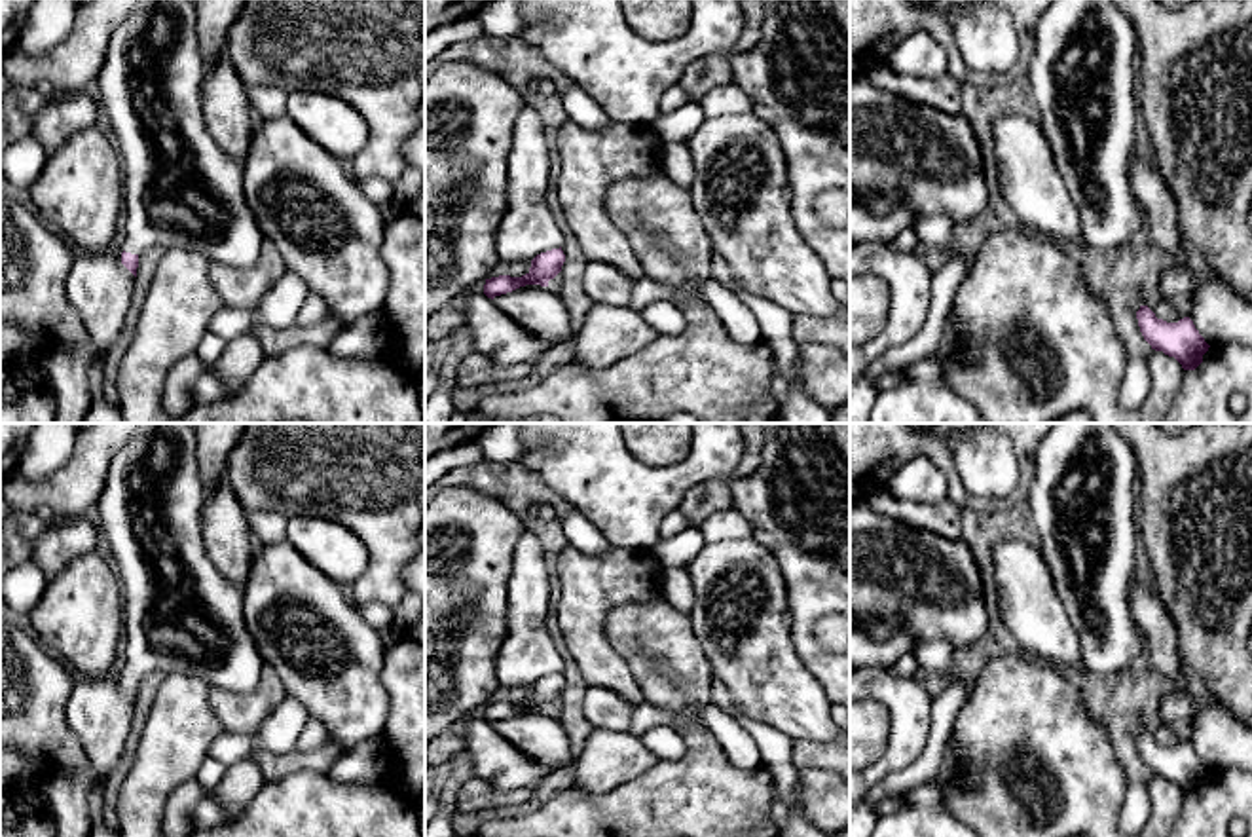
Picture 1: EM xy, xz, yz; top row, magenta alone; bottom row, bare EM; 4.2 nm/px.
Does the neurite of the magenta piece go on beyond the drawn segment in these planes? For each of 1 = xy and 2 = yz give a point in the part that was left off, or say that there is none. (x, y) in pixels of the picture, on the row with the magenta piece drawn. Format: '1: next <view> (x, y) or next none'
1: next xy (181, 190)
2: next none

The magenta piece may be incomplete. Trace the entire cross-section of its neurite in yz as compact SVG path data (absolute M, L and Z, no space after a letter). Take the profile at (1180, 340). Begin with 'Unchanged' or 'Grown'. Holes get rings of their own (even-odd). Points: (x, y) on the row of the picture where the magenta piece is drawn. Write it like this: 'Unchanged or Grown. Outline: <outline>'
Unchanged. Outline: M1140 306L1136 319L1140 332L1151 349L1174 357L1184 370L1195 370L1203 363L1203 355L1210 345L1189 317L1184 317L1178 323L1167 323L1157 319L1148 306Z

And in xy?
Grown. Outline: M138 0L129 17L114 30L104 65L95 80L99 108L110 118L121 159L121 192L127 213L121 264L135 277L138 254L150 247L190 249L211 262L231 268L250 268L262 252L266 239L243 197L243 165L222 152L205 125L201 108L205 74L193 0Z

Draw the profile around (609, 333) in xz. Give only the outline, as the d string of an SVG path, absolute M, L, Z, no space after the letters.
M598 302L573 334L573 359L584 368L615 364L658 338L656 330L630 306Z

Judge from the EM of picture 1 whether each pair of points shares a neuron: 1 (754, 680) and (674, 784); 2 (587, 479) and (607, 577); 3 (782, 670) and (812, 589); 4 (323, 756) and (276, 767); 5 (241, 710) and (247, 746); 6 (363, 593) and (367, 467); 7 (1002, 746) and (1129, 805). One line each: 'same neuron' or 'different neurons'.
1: different neurons
2: different neurons
3: different neurons
4: same neuron
5: different neurons
6: same neuron
7: different neurons

